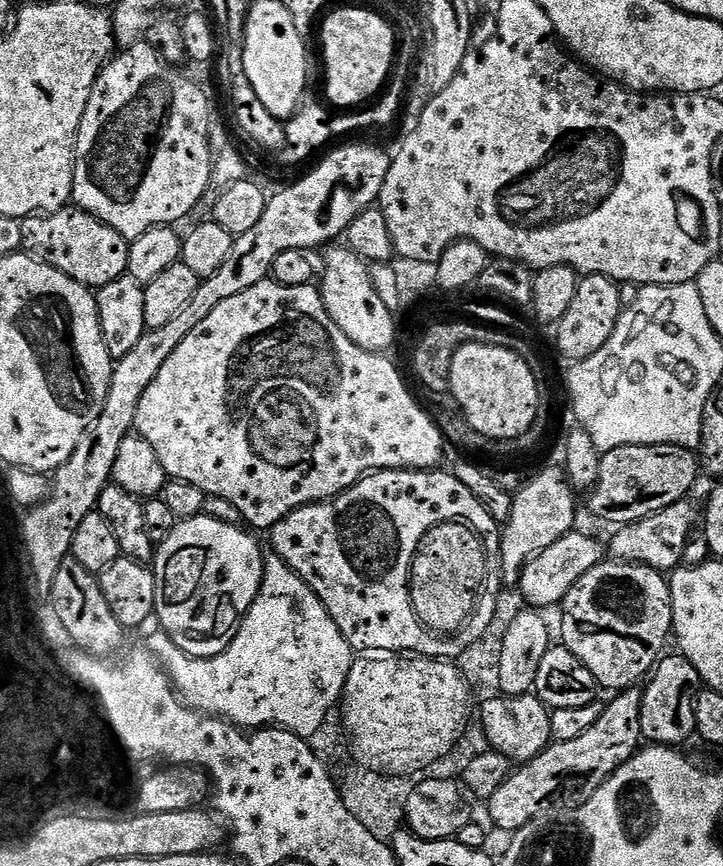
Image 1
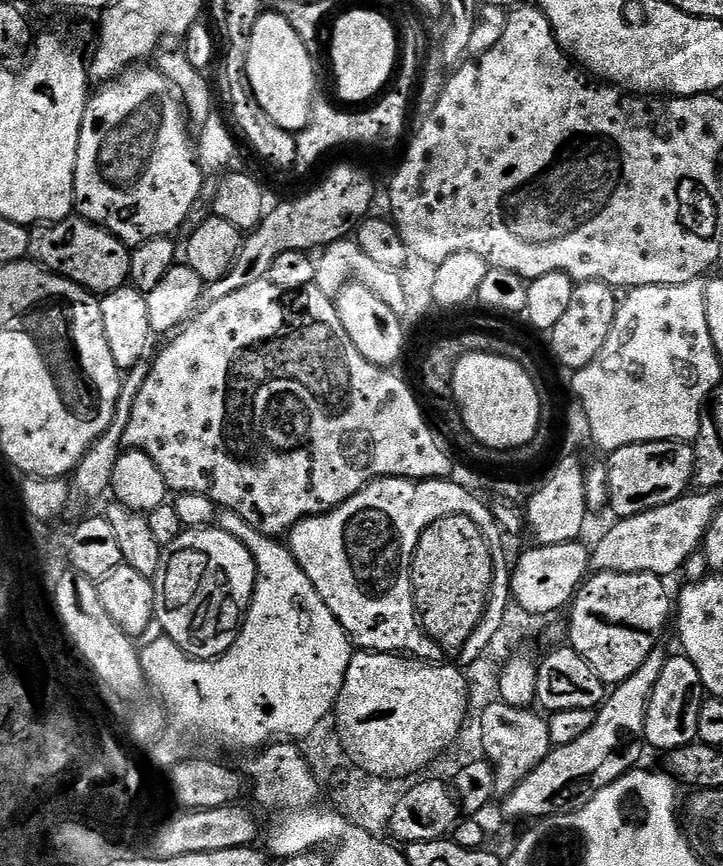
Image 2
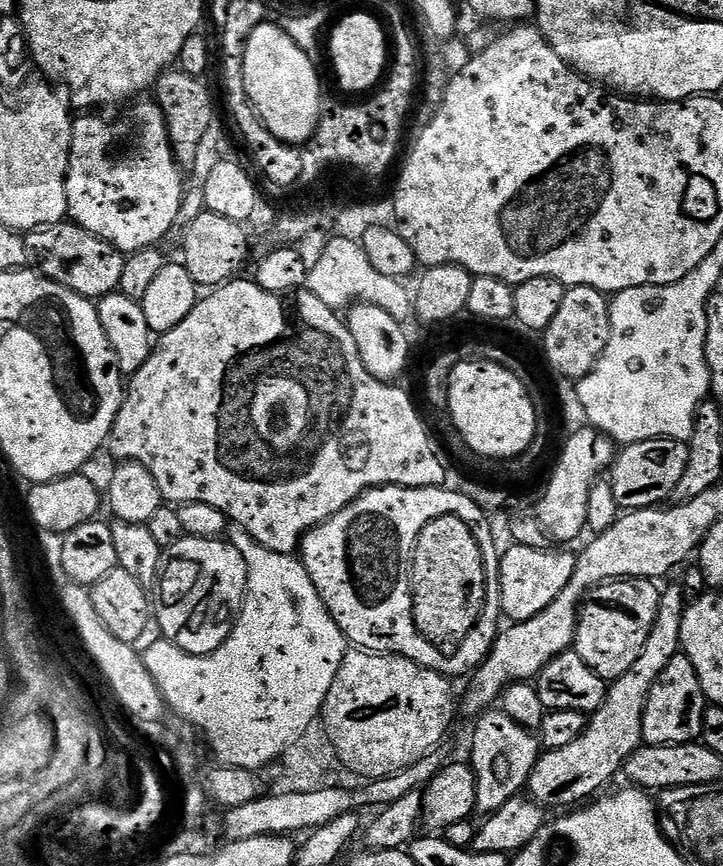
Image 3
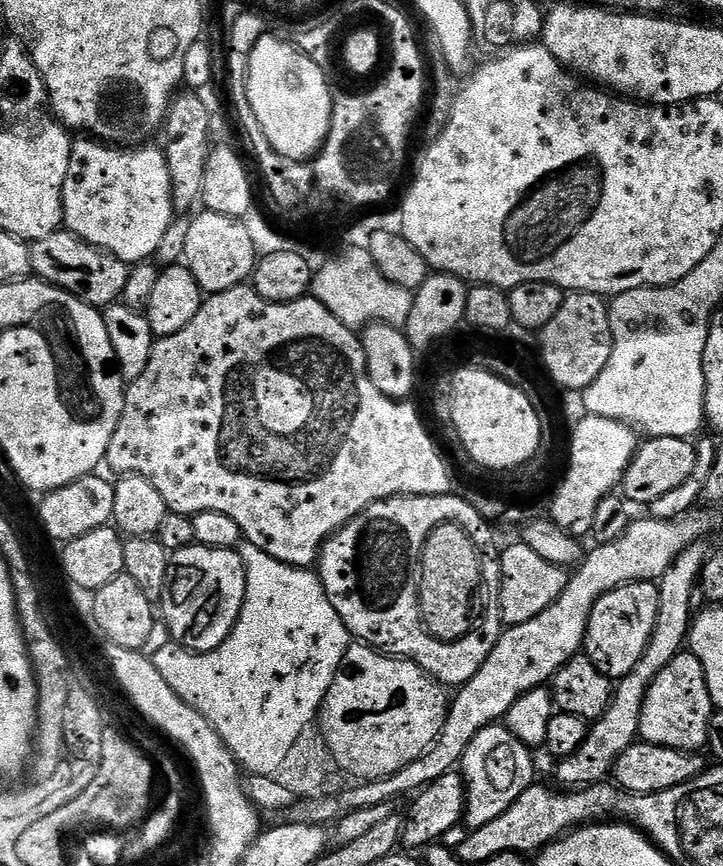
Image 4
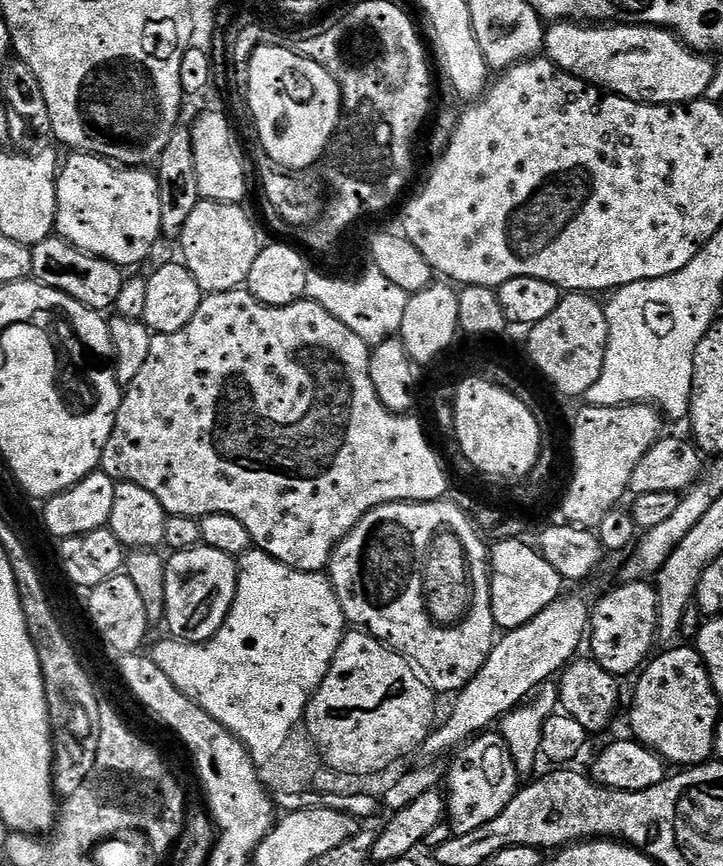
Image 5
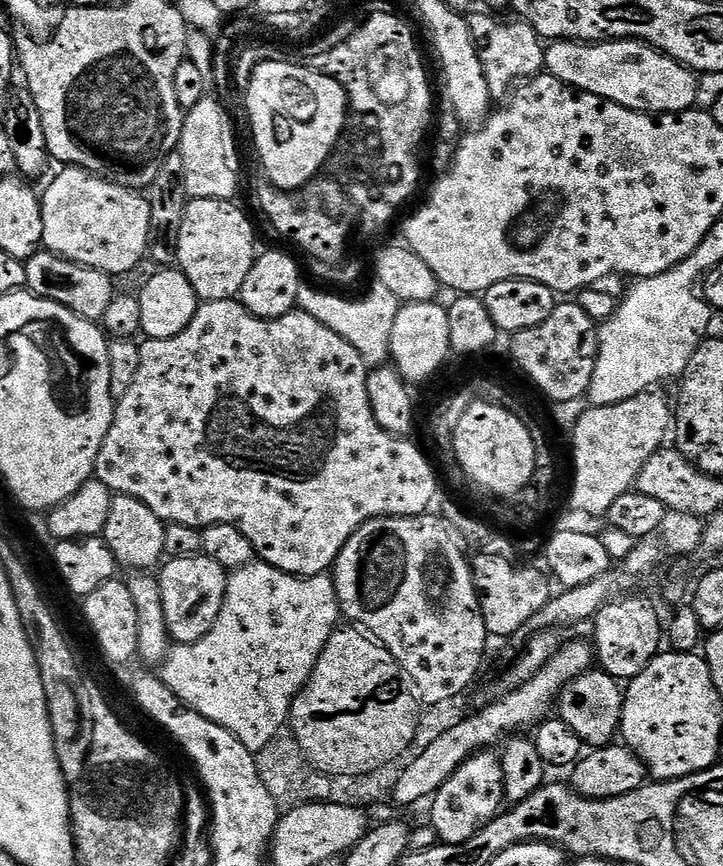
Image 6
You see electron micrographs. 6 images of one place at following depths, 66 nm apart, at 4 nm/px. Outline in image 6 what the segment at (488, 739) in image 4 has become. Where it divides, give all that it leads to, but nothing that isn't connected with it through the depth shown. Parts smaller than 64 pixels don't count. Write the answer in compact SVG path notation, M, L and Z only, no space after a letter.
M481 750L458 766L451 778L431 797L430 825L437 831L439 843L457 844L474 838L490 821L500 815L506 804L504 761L492 750Z

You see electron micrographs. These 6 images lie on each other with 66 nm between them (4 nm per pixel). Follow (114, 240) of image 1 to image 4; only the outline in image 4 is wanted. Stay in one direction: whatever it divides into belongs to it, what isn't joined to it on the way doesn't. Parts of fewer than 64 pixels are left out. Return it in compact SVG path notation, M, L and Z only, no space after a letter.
M67 230L46 234L46 238L31 241L30 266L35 279L45 280L46 283L86 302L91 308L101 310L109 304L117 303L123 297L130 271L130 265L114 254L78 238Z

